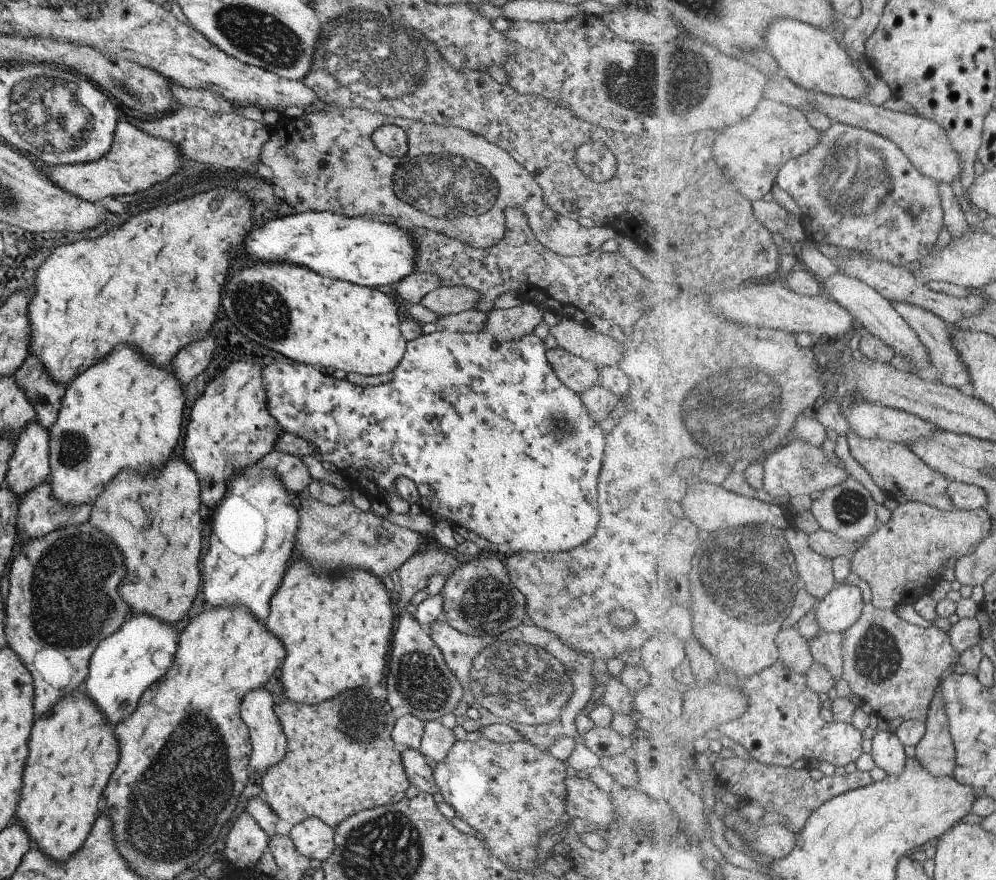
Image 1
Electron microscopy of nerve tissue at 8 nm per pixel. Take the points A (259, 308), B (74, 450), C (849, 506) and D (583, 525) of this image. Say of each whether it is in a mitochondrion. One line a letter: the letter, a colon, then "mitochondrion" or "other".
A: mitochondrion
B: mitochondrion
C: mitochondrion
D: other

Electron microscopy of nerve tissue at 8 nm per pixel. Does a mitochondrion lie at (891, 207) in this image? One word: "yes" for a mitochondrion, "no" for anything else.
yes

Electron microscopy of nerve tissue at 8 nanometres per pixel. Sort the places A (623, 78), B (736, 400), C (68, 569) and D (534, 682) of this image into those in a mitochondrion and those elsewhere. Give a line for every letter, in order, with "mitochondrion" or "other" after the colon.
A: mitochondrion
B: mitochondrion
C: mitochondrion
D: mitochondrion

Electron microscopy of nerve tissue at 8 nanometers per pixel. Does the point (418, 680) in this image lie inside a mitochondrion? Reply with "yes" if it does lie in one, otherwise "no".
yes

